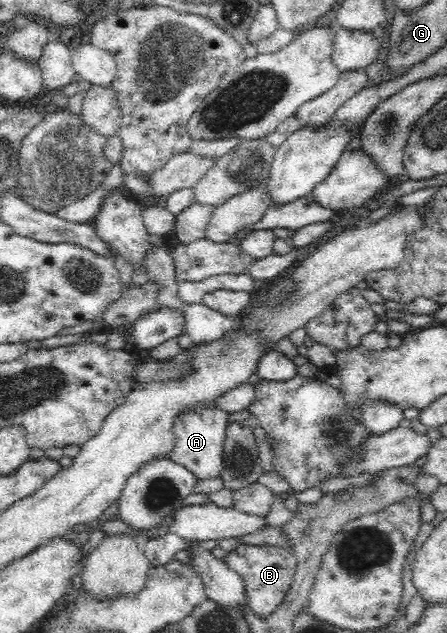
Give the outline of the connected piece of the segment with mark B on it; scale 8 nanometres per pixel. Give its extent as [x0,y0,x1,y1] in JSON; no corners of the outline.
[225,545,296,617]

